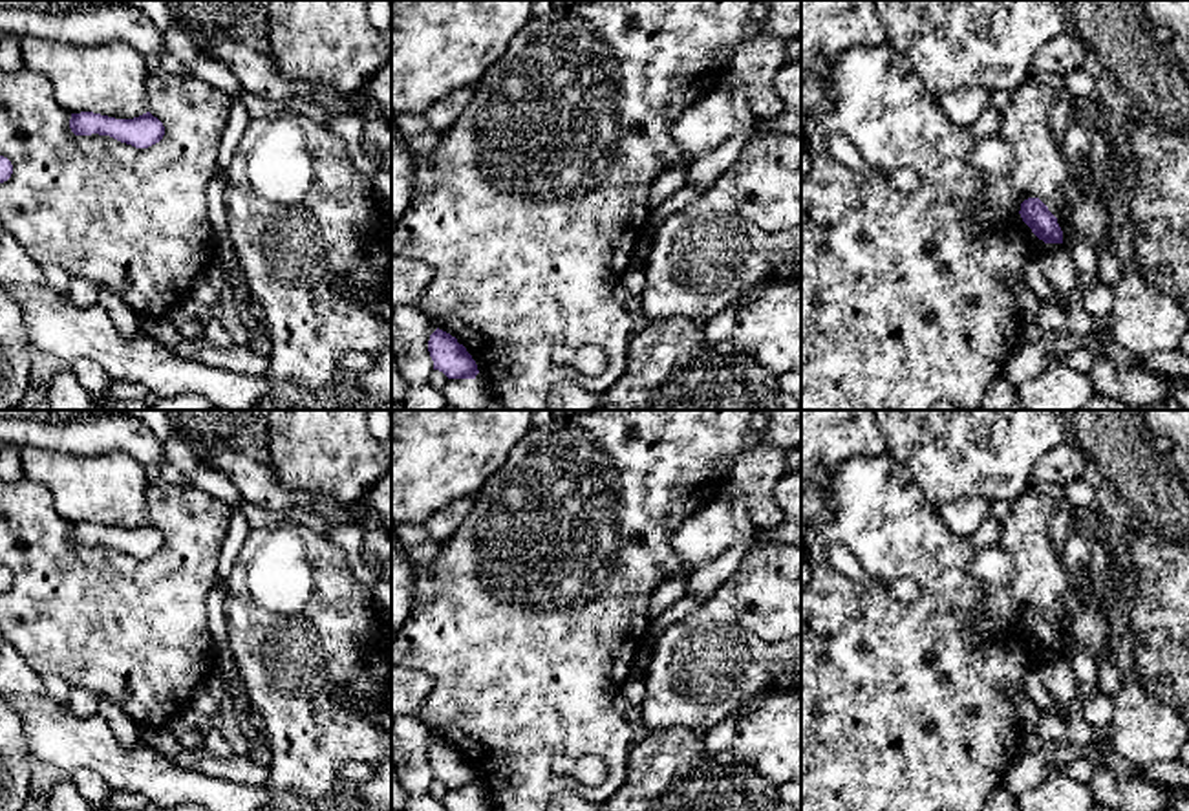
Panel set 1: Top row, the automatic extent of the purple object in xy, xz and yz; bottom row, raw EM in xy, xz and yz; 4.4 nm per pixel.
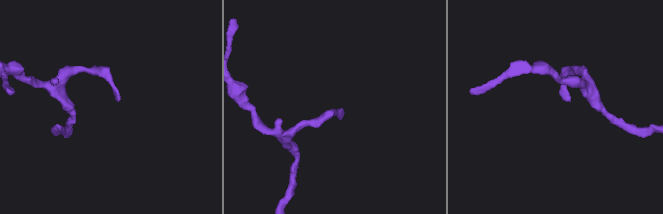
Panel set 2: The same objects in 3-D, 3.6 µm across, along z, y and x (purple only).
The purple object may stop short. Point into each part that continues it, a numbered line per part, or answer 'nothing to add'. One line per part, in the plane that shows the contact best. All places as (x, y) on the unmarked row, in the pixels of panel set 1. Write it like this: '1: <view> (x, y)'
nothing to add

